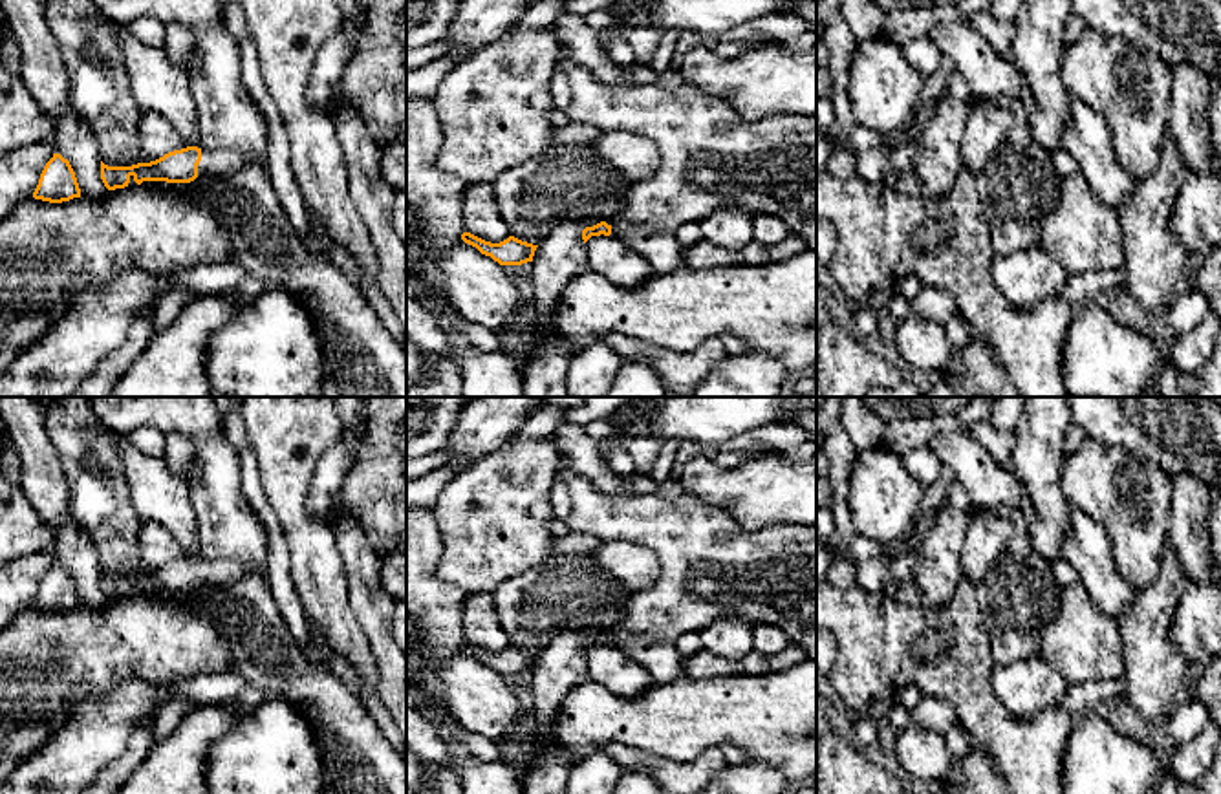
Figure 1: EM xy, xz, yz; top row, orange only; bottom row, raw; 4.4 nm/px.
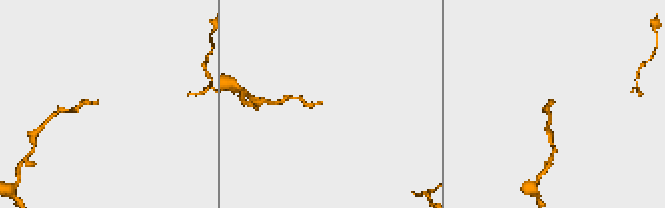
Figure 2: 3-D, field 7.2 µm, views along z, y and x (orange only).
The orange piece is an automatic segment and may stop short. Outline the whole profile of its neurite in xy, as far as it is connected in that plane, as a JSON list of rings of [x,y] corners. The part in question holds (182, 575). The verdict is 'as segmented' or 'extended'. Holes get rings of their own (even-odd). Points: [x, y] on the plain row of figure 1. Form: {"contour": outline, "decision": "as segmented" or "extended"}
{"contour": [[[187,556],[132,576],[108,576],[101,571],[101,589],[108,600],[124,598],[132,589],[137,595],[143,591],[190,593],[203,585],[225,587],[249,574],[256,574],[256,569],[238,560]]], "decision": "extended"}

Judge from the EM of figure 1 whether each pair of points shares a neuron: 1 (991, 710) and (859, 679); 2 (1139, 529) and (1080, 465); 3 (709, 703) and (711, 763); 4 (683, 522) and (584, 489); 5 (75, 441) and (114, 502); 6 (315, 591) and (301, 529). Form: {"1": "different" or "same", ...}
{"1": "same", "2": "same", "3": "different", "4": "same", "5": "same", "6": "same"}

